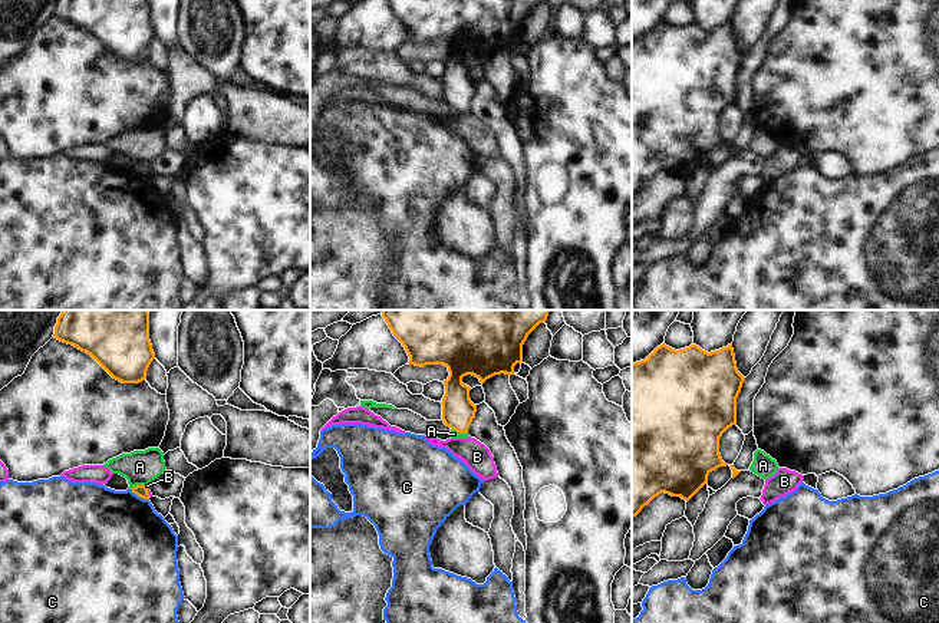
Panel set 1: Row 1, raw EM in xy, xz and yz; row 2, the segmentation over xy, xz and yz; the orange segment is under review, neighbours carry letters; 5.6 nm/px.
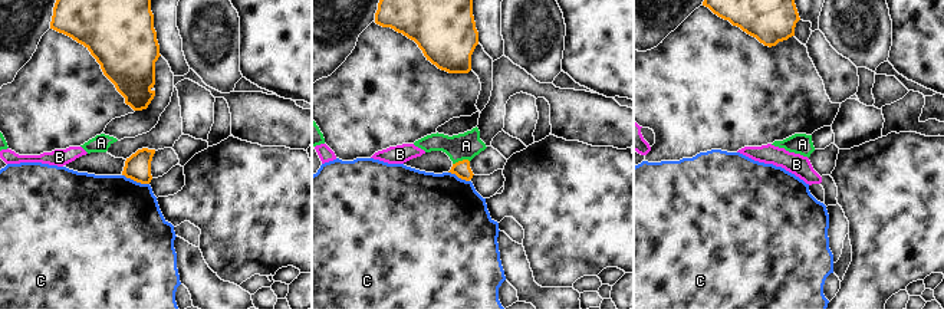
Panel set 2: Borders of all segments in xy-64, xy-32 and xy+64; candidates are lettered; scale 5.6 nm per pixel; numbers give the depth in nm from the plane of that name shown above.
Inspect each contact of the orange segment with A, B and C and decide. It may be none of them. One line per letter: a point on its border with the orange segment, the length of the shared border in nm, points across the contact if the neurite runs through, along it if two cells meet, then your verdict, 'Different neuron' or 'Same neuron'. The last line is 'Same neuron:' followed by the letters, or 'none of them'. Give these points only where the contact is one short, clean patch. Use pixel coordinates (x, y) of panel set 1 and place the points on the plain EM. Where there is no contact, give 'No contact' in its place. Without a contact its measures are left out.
A: Touches orange at xy (138, 164). Shared border 90 nm. Boundary: xy (145, 162), (137, 162), (131, 167). Different neuron
B: Touches orange at xy (147, 170). Shared border 80 nm. Boundary: xy (145, 164), (150, 175). Different neuron
C: Touches orange at xy (139, 174). Shared border 130 nm. Boundary: xy (129, 167), (148, 178). Different neuron
Same neuron: none of them

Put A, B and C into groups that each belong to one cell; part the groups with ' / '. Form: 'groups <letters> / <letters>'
groups A / B / C

